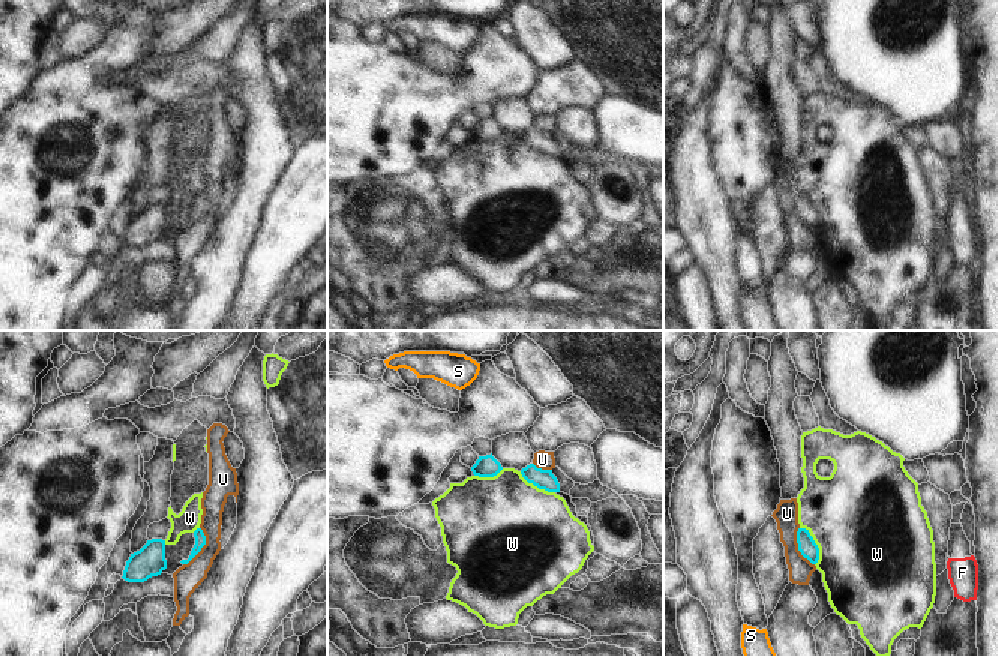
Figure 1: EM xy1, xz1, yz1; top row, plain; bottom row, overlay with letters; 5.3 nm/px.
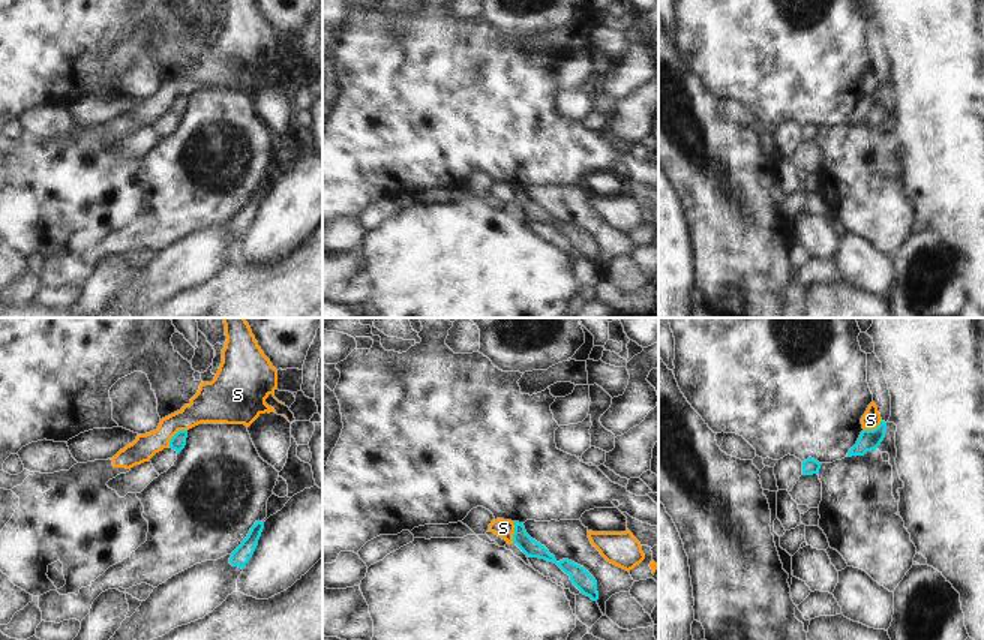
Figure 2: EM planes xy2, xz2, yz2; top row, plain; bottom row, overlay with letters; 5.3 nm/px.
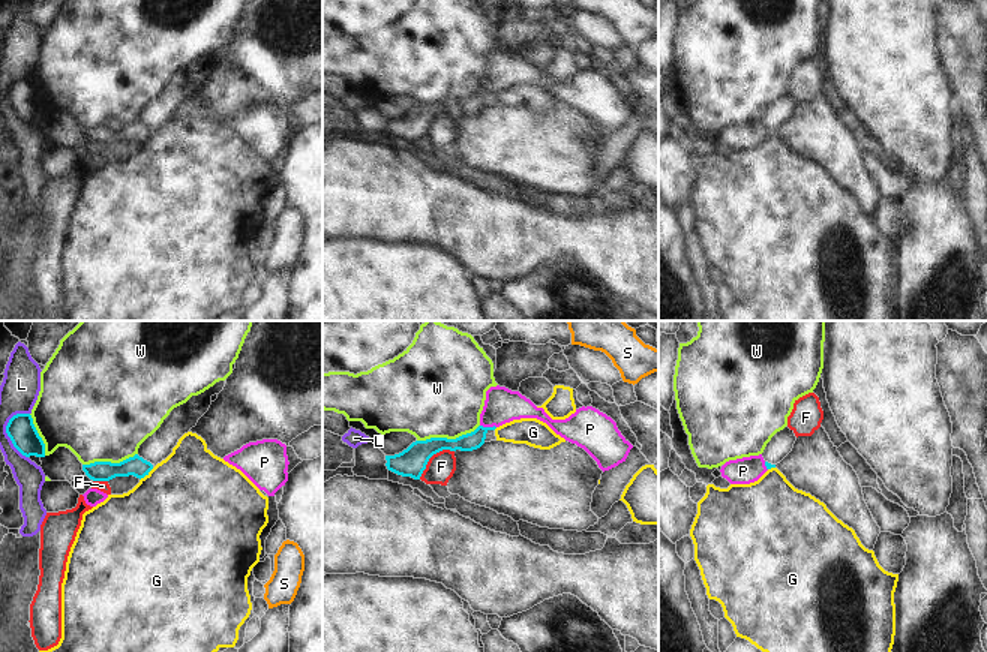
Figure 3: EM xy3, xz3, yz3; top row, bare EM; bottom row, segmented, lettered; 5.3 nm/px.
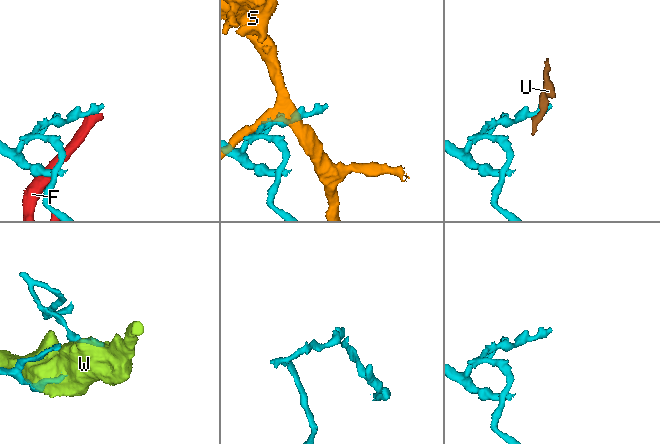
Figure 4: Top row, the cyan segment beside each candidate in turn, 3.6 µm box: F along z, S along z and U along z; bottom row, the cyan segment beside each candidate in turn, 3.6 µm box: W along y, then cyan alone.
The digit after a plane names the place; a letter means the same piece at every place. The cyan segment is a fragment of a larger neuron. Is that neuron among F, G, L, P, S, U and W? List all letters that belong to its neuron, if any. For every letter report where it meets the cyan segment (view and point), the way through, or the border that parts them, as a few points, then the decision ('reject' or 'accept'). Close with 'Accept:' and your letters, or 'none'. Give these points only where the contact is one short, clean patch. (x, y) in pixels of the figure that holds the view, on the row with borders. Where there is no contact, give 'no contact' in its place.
F: meets cyan in xz3 at (431, 456); border along xz3 (453, 450), (437, 451), (419, 478); reject
G: meets cyan in xy3 at (146, 474); border along xy3 (153, 468), (140, 480); reject
L: meets cyan in xy3 at (8, 435); border along xy3 (17, 412), (6, 426), (6, 435), (27, 457); reject
P: meets cyan in xz3 at (488, 427); runs through xz3 (471, 441), (488, 427), (501, 405); accept
S: meets cyan in xy2 at (174, 435); border along xy2 (186, 429), (180, 429), (168, 445); reject
U: meets cyan in xy1 at (203, 545); border along xy1 (200, 527), (204, 545), (183, 565); reject
W: meets cyan in xz3 at (446, 438); reject
Accept: P

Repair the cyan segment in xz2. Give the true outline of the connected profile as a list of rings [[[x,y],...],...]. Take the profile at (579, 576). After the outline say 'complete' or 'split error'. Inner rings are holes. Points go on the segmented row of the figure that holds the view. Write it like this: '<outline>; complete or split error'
[[[513,523],[513,544],[516,544],[530,558],[538,558],[556,564],[566,574],[570,576],[572,583],[580,591],[580,594],[590,597],[592,601],[598,600],[597,582],[584,567],[568,559],[562,559],[558,562],[544,546],[542,546],[526,534],[524,523]]]; complete

